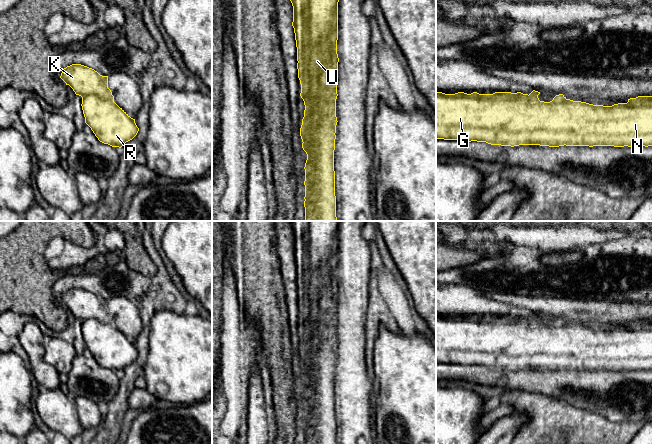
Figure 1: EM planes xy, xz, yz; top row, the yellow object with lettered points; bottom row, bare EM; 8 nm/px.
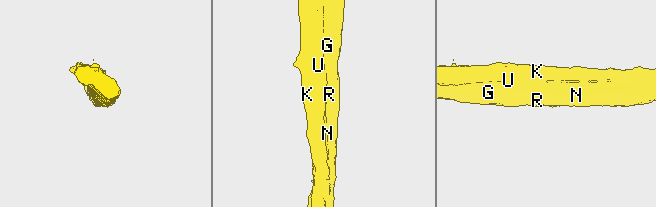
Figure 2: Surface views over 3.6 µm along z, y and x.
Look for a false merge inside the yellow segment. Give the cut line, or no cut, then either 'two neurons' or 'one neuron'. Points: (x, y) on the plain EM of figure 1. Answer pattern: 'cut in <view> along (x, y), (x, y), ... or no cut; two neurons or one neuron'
cut in xz along (309, 221), (311, 319), (325, 290), (335, 339); two neurons

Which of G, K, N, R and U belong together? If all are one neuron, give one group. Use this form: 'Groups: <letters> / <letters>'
Groups: G N R U / K

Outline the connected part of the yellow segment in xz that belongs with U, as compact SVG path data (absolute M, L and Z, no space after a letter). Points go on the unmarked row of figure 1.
M310 221L309 223L312 321L318 320L321 313L318 298L322 291L326 290L332 301L328 314L335 339L339 286L337 278L338 226L339 221Z

